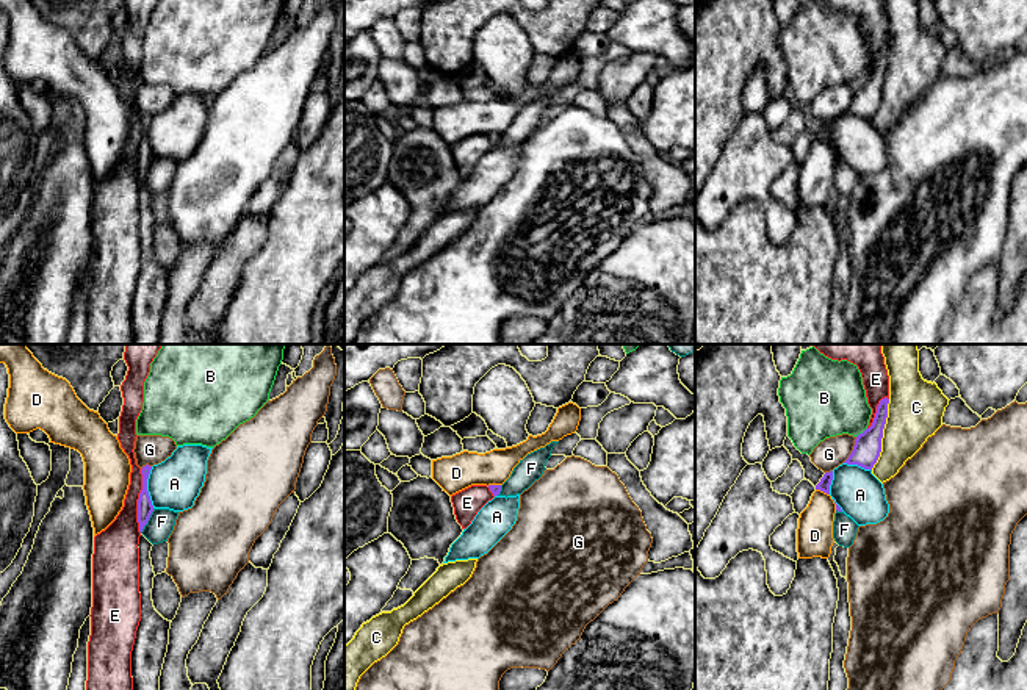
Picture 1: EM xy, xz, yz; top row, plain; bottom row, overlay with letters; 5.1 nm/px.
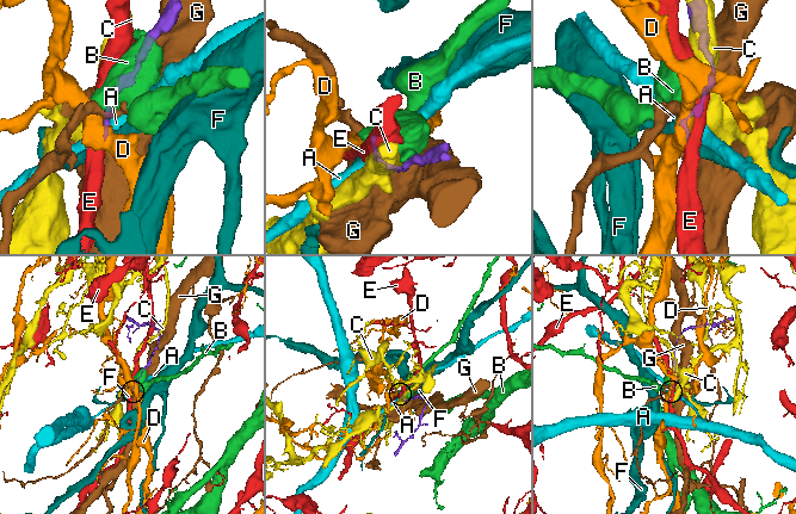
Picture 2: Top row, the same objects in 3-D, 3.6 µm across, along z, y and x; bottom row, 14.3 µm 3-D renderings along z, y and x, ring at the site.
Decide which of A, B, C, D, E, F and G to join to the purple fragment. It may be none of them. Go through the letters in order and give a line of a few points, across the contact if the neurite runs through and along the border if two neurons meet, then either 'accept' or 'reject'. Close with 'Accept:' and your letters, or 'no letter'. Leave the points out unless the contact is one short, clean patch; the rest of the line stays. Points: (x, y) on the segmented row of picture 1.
A: line xy (151, 467), (147, 490), (154, 507); reject
B: reject
C: reject
D: line yz (816, 488), (828, 495); reject
E: reject
F: line xy (154, 509), (141, 532); reject
G: reject
Accept: no letter

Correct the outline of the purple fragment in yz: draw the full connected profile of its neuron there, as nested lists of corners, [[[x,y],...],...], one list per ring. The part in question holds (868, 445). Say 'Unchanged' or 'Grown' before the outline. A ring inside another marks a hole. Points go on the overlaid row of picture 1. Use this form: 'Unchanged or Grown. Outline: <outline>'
Unchanged. Outline: [[[888,397],[880,401],[872,426],[856,437],[853,451],[844,463],[858,465],[872,471],[881,452],[881,438],[888,418],[888,404]]]

